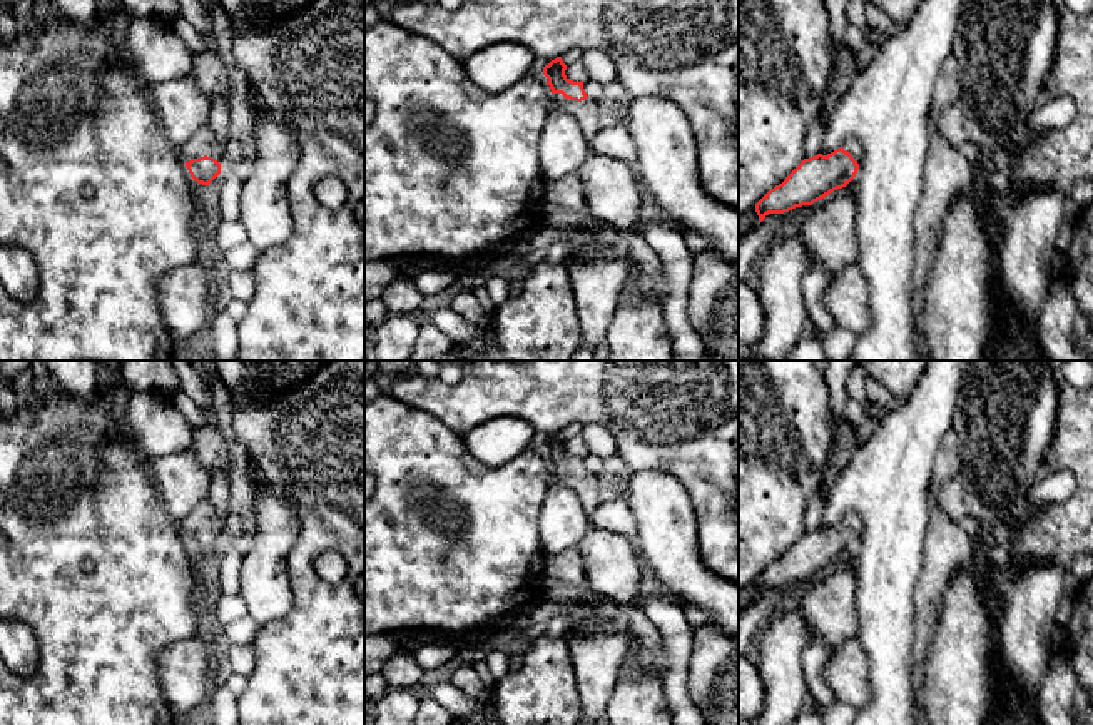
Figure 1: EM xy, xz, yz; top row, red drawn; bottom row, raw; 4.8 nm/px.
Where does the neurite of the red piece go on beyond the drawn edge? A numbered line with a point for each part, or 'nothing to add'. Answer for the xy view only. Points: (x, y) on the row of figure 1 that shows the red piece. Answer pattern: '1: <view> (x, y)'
1: xy (204, 142)

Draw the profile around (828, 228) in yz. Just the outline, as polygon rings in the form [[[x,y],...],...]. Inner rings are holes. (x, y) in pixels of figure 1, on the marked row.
[[[854,177],[846,187],[814,202],[797,222],[806,244],[831,277],[859,261],[856,214]]]

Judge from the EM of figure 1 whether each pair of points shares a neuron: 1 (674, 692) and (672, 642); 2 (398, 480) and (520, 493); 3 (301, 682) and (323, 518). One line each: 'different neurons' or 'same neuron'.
1: same neuron
2: same neuron
3: same neuron

